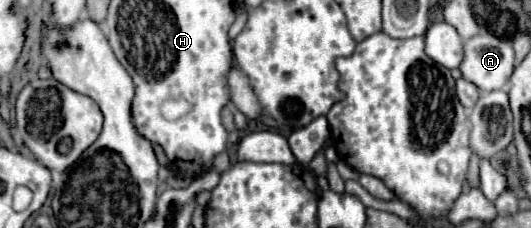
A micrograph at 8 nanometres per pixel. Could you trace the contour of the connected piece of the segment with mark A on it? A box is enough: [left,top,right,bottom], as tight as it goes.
[459,34,515,92]

